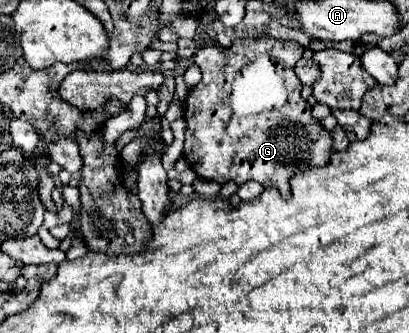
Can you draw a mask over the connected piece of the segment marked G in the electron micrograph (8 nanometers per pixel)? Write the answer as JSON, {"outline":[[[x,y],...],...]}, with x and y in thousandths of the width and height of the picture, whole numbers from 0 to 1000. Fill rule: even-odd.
{"outline":[[[599,111],[579,117],[565,147],[540,153],[535,141],[491,141],[472,183],[491,201],[496,237],[457,285],[452,315],[452,471],[467,508],[535,556],[575,544],[594,556],[604,544],[628,544],[643,562],[682,568],[692,598],[711,592],[711,532],[731,514],[795,502],[814,459],[814,411],[780,357],[760,345],[760,315],[736,291],[736,243],[721,231],[716,201],[736,177],[741,141],[726,123],[692,123],[663,111]]]}

